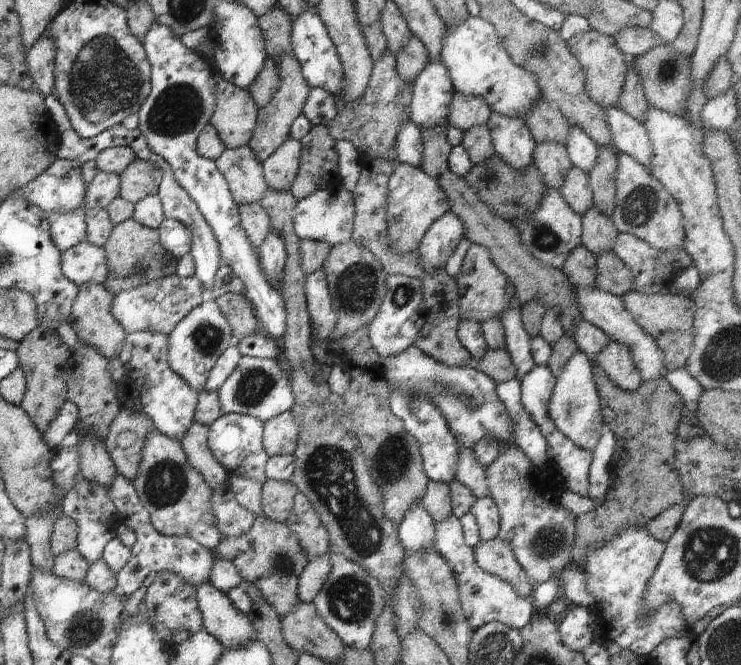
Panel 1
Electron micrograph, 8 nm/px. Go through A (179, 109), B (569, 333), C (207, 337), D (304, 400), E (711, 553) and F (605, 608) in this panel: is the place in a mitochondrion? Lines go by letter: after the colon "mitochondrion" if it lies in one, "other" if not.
A: mitochondrion
B: other
C: mitochondrion
D: other
E: mitochondrion
F: other

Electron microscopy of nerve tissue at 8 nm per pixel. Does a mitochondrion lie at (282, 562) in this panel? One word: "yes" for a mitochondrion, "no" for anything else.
yes

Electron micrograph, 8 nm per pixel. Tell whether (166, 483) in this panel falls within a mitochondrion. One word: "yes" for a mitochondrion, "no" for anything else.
yes

